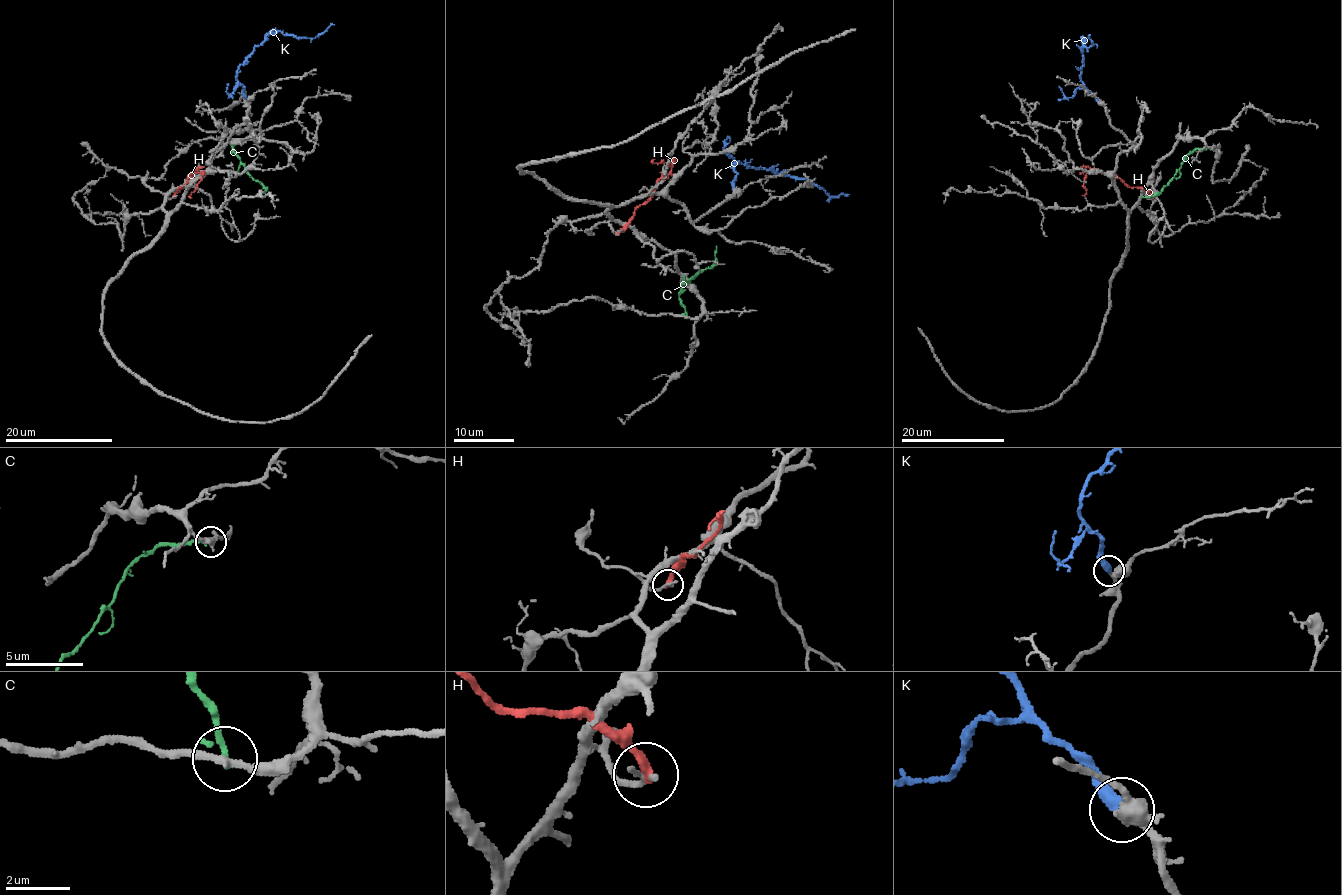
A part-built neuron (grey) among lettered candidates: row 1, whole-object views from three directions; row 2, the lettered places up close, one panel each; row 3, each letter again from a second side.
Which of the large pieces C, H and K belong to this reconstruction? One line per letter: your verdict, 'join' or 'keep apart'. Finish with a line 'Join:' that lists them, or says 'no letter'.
C: keep apart
H: keep apart
K: join
Join: K

